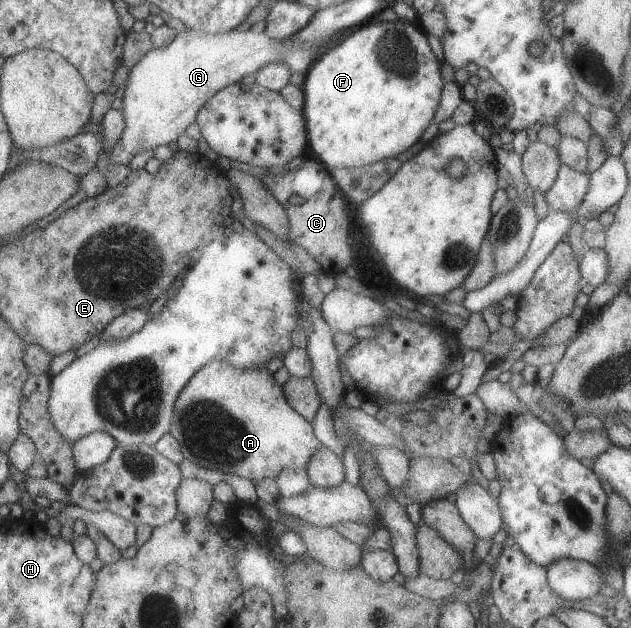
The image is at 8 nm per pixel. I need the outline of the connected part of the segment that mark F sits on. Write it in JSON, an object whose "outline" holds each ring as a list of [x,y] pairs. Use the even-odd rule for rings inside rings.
{"outline":[[[372,20],[365,21],[352,34],[346,36],[340,44],[330,48],[316,58],[307,70],[301,92],[303,93],[303,106],[301,114],[304,120],[307,146],[310,152],[314,154],[316,160],[320,160],[322,166],[326,169],[335,167],[355,168],[364,167],[371,163],[380,162],[385,159],[395,158],[398,154],[405,152],[410,146],[420,138],[426,127],[433,122],[433,115],[439,104],[439,97],[445,82],[441,78],[440,68],[442,63],[436,60],[430,46],[427,42],[427,34],[422,30],[418,23],[406,23],[405,21],[396,20],[393,22],[380,22]]]}

